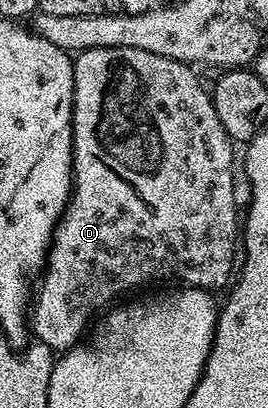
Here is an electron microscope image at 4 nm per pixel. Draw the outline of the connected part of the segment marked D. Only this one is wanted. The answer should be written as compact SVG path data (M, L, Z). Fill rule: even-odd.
M89 48L88 50L80 50L74 55L73 61L73 84L75 91L73 92L73 112L71 113L71 177L73 185L71 188L71 199L67 202L67 207L63 209L63 215L60 216L58 224L55 226L55 232L51 235L51 248L47 252L47 265L41 271L41 277L37 282L37 289L33 294L33 301L29 306L29 330L38 341L41 341L49 347L52 352L66 352L73 346L80 345L81 339L84 337L83 329L92 325L93 319L100 312L106 311L116 300L122 299L126 290L135 290L138 286L147 286L150 282L163 282L166 278L172 278L172 283L182 284L187 288L198 288L208 292L216 292L223 285L226 287L232 281L233 270L231 274L231 265L236 265L237 254L235 258L235 246L237 250L237 222L235 226L235 166L237 170L237 158L235 162L235 154L231 151L233 141L226 134L225 128L222 127L221 120L218 118L216 103L212 101L212 95L209 93L208 87L203 87L199 83L199 78L194 74L192 67L186 62L178 62L177 60L169 60L165 56L157 56L153 52L145 52L141 48Z

